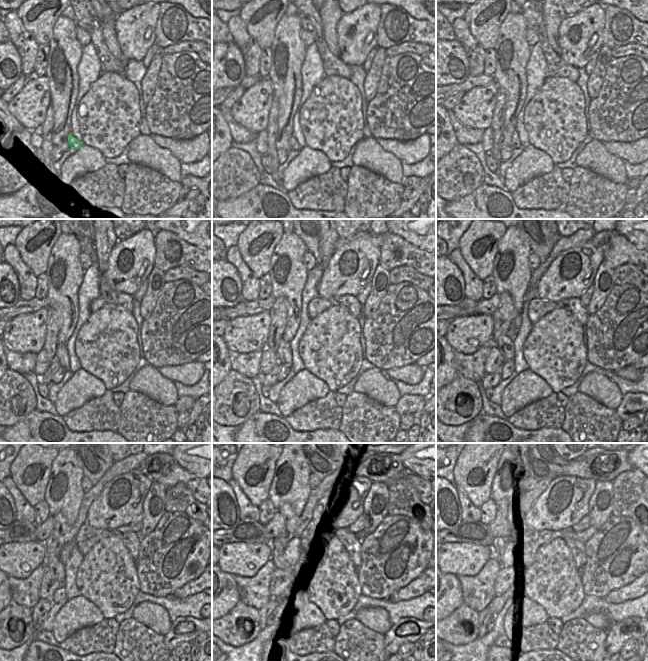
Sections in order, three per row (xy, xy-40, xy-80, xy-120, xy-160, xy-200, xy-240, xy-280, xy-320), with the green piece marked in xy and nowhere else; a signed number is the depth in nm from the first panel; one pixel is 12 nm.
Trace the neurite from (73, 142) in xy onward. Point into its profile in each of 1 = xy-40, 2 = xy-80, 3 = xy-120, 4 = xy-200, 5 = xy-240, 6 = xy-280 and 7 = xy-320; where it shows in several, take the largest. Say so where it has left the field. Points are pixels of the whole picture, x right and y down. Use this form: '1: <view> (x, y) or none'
1: xy-40 (293, 143)
2: xy-80 (515, 142)
3: xy-120 (61, 353)
4: xy-200 (504, 343)
5: xy-240 (54, 564)
6: xy-280 (277, 550)
7: xy-320 (497, 543)

